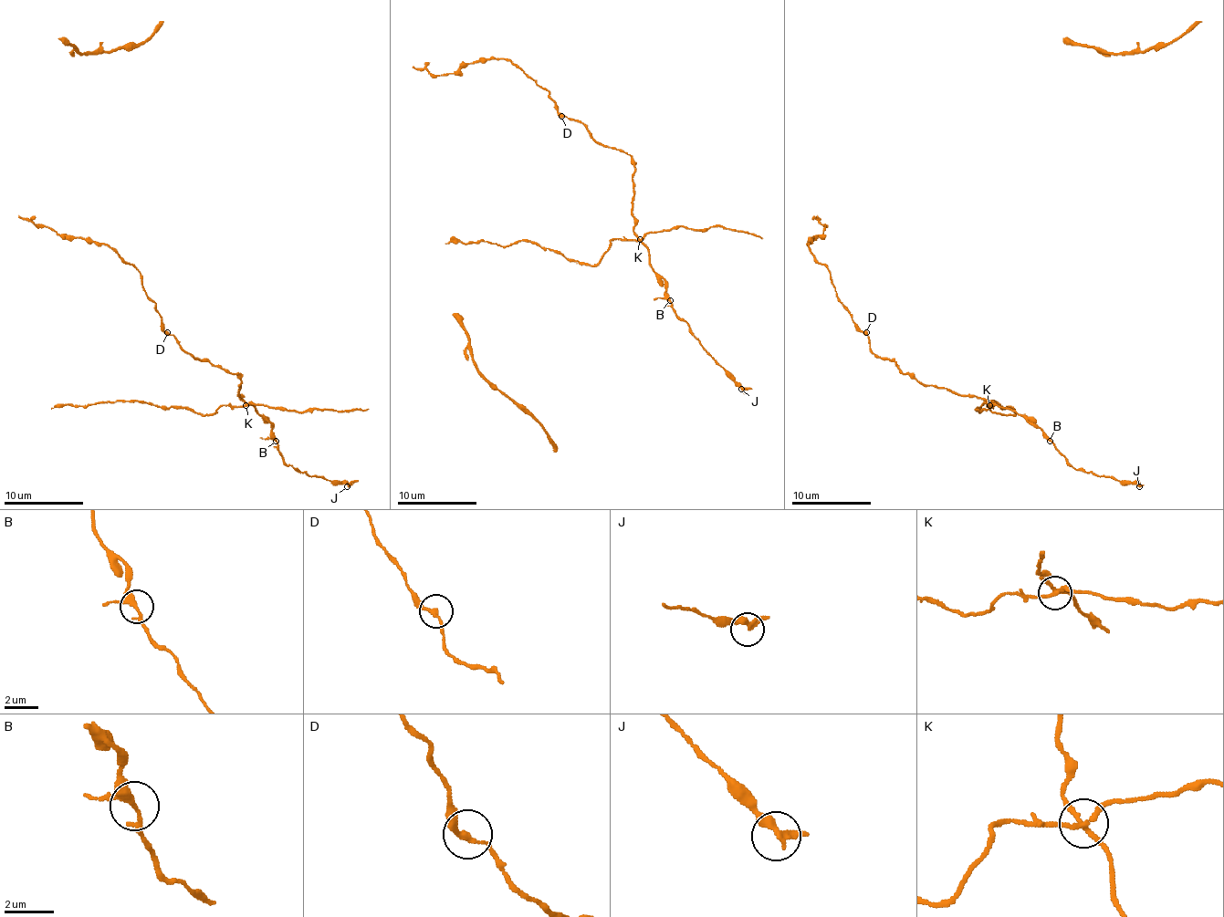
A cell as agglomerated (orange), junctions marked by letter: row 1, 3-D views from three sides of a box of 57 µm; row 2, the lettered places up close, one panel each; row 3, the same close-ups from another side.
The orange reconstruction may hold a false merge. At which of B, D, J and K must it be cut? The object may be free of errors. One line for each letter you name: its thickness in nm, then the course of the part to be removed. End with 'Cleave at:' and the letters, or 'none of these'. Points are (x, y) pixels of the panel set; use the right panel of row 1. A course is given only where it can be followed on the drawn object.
K: 240 nm | (988, 405), (1005, 415), (1014, 413), (1010, 407), (990, 401), (997, 401), (990, 405), (993, 410)
Cleave at: K

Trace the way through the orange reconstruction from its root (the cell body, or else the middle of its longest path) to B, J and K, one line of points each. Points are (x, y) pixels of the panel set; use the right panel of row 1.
B: (809, 245), (876, 356), (927, 386), (1014, 410), (1050, 441)
J: (809, 245), (876, 356), (927, 386), (1014, 410), (1073, 469), (1139, 486)
K: (809, 245), (876, 356), (927, 386), (977, 395), (988, 405)

